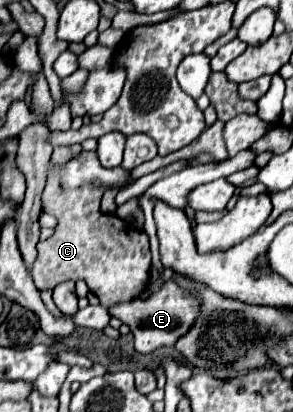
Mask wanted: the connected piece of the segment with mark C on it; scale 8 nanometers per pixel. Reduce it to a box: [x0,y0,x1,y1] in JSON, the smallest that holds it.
[30,174,150,308]

